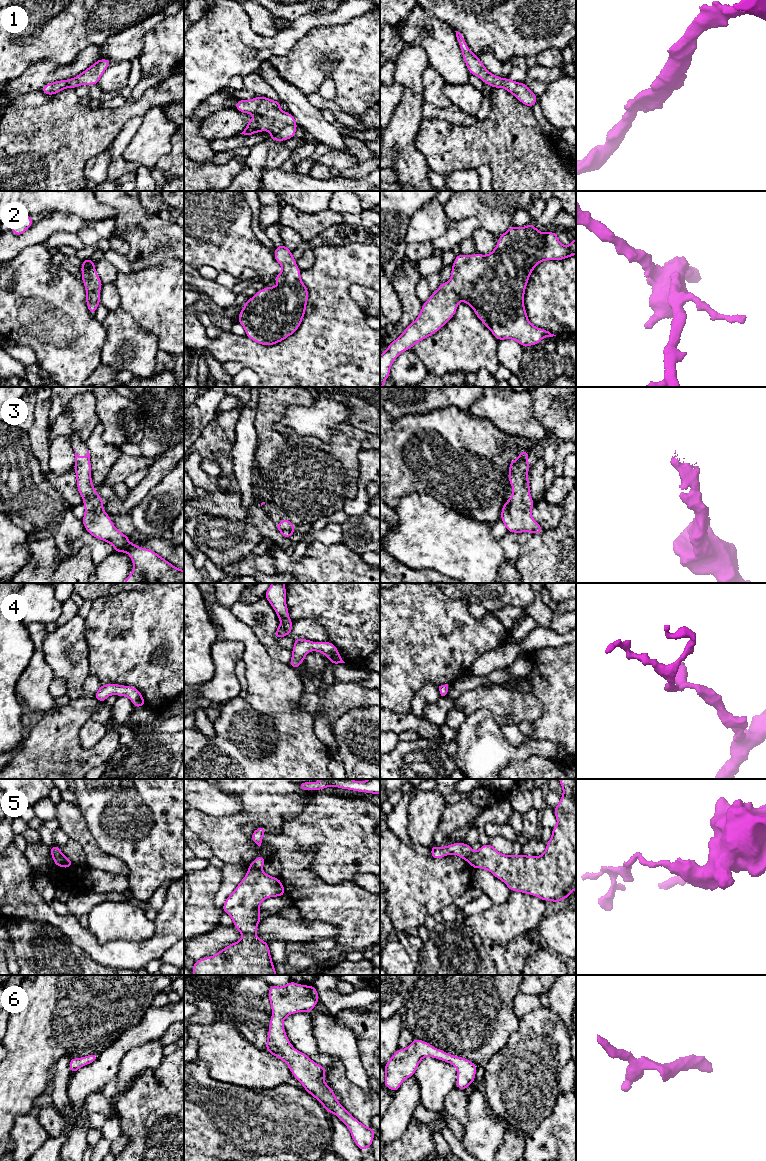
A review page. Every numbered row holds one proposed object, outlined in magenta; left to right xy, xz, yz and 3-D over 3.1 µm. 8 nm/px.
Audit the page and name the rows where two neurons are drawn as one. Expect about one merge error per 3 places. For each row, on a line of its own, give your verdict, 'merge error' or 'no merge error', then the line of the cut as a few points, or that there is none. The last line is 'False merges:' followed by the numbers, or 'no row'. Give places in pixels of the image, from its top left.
1: no merge error; cut none
2: no merge error; cut none
3: no merge error; cut none
4: no merge error; cut none
5: merge error; cut xz (260, 868), (248, 870)
6: no merge error; cut none
False merges: 5

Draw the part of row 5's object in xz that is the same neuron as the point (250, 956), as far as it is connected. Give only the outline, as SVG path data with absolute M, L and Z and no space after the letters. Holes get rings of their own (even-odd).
M261 869L248 870L233 893L227 897L222 907L222 910L232 918L234 927L242 933L241 940L228 945L214 956L196 960L191 969L192 973L194 975L277 975L271 959L268 942L258 939L256 935L257 926L262 921L259 915L263 910L259 908L259 905L269 897L278 896L285 896L285 889L279 878L267 875Z

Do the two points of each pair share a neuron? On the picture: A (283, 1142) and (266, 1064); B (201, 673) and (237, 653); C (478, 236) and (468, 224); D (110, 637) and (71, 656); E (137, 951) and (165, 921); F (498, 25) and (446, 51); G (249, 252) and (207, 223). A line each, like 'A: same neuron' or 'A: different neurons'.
A: different neurons
B: different neurons
C: different neurons
D: different neurons
E: same neuron
F: different neurons
G: same neuron

